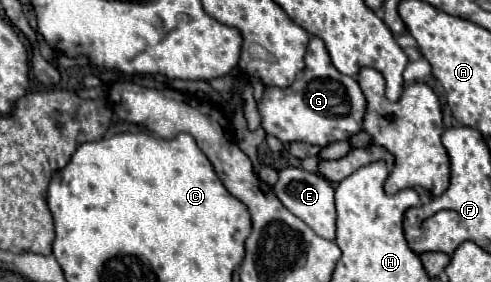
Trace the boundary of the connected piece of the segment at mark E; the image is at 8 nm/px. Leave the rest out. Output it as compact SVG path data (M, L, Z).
M285 167L279 171L279 179L273 185L273 191L277 199L301 221L305 221L319 237L323 239L335 239L335 189L329 179L325 179L321 173L309 173L303 167Z

